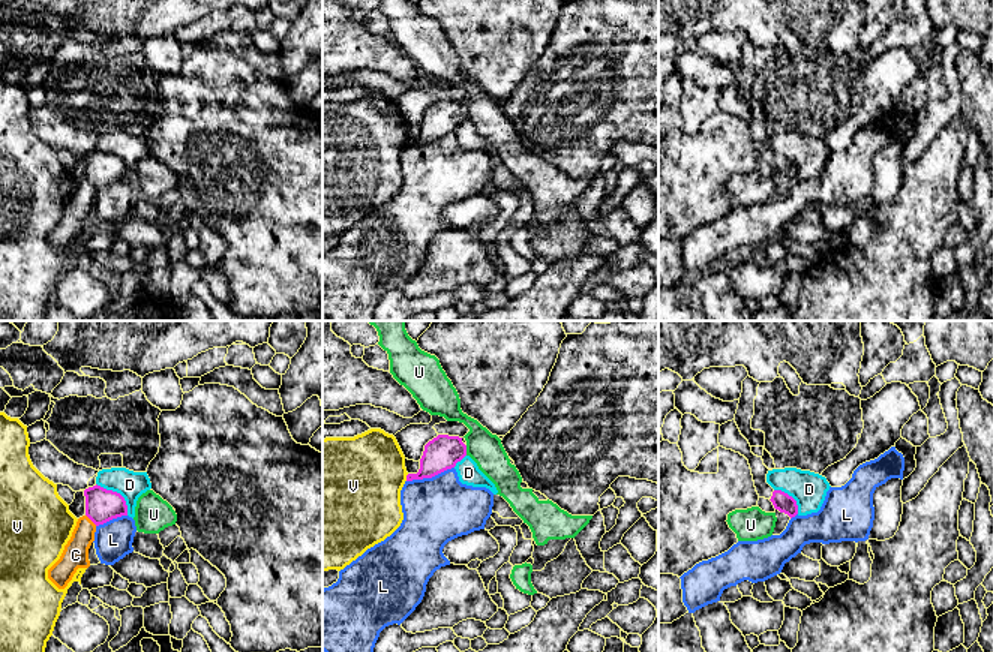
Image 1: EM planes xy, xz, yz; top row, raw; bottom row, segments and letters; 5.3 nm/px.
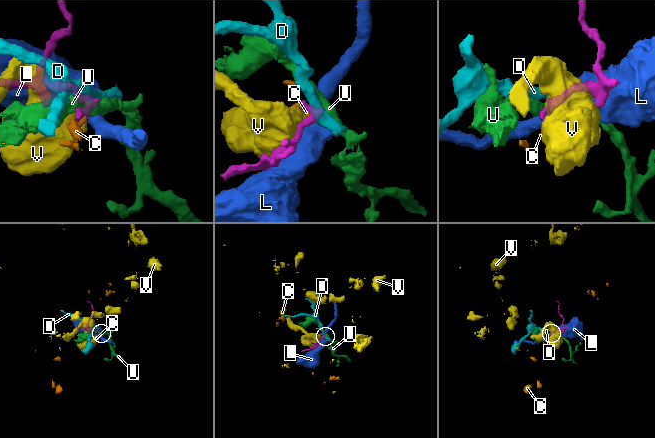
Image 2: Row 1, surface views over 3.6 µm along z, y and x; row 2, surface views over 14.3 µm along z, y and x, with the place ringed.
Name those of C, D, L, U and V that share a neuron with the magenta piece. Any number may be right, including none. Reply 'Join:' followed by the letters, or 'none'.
Join: none

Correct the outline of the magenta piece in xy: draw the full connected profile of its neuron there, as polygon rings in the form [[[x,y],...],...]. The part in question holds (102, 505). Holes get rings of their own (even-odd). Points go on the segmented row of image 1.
[[[93,486],[84,490],[86,516],[96,525],[104,525],[112,519],[128,516],[124,498],[112,490]]]

